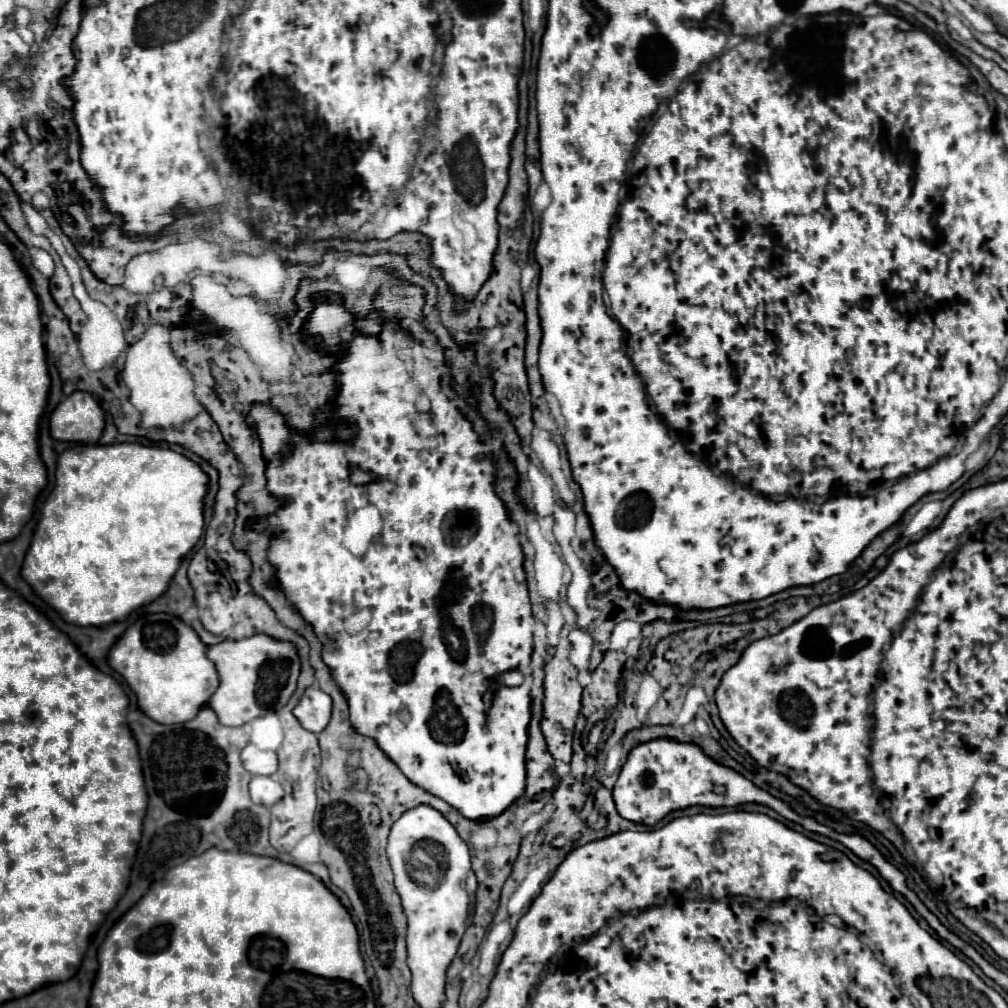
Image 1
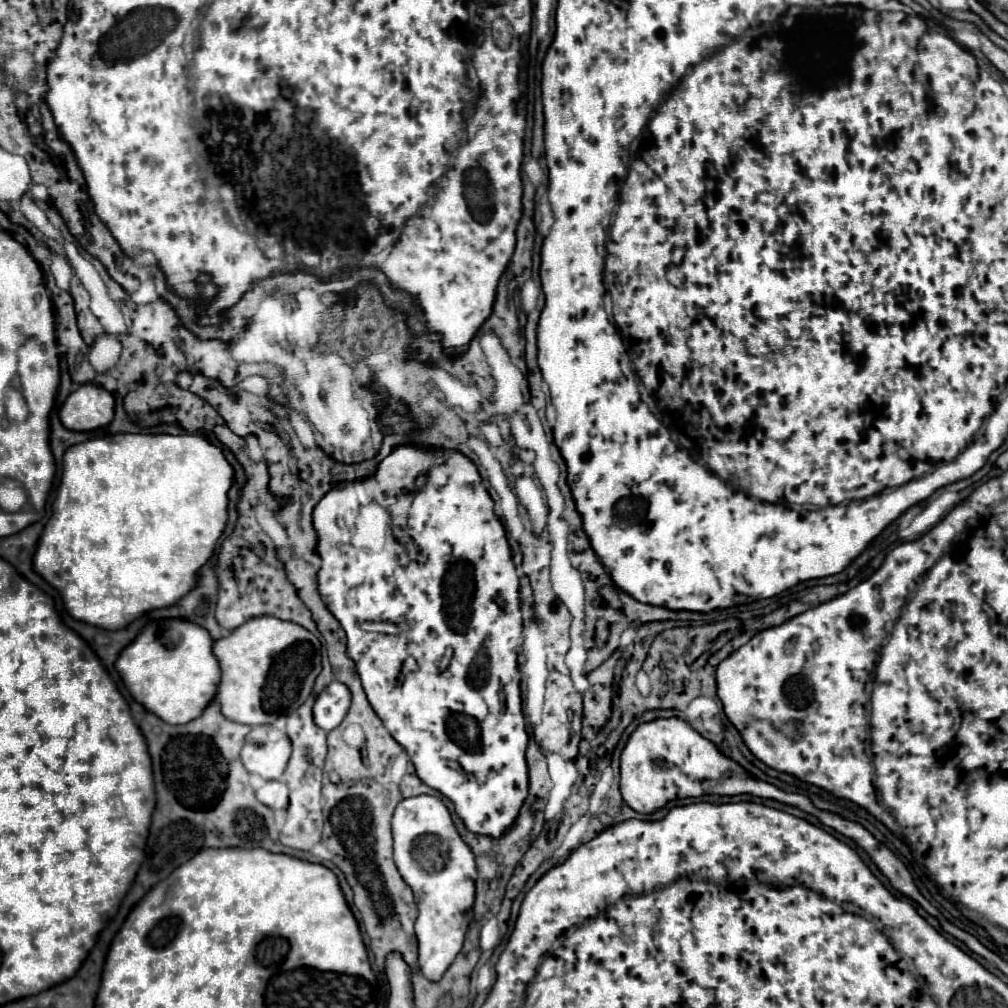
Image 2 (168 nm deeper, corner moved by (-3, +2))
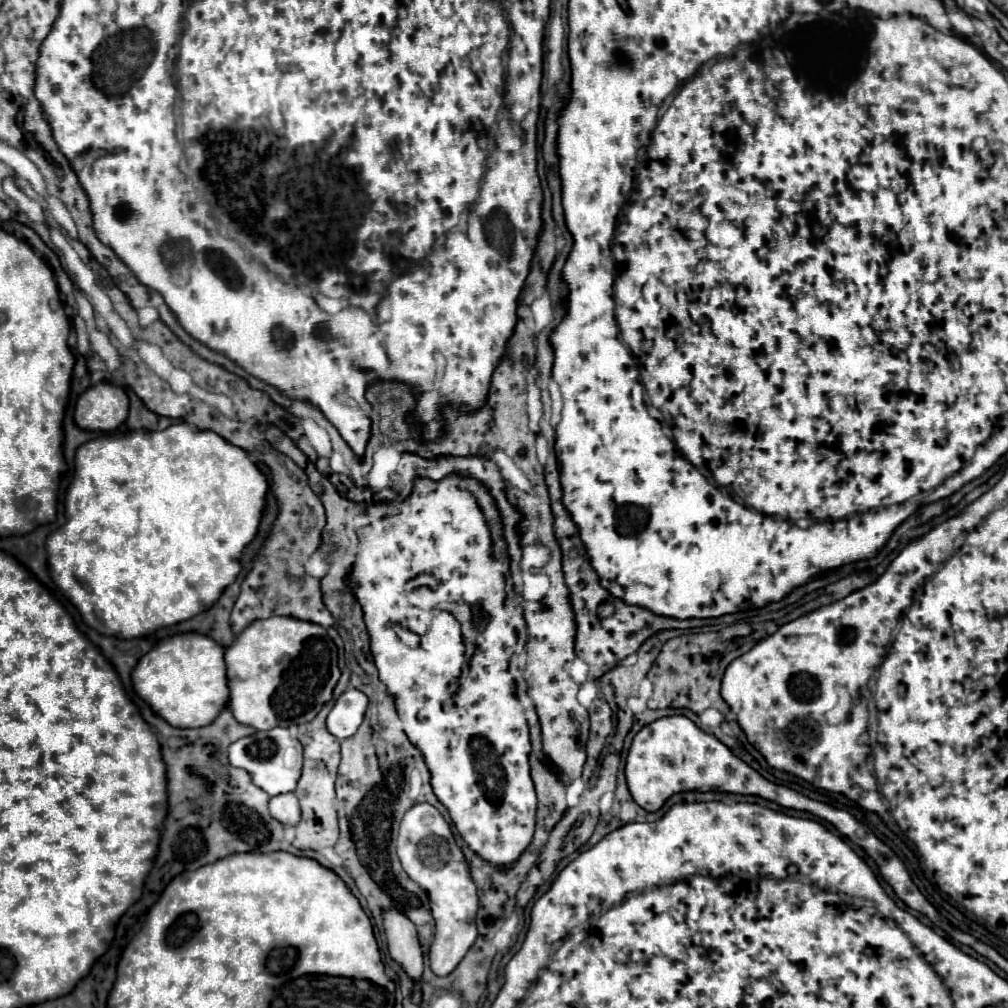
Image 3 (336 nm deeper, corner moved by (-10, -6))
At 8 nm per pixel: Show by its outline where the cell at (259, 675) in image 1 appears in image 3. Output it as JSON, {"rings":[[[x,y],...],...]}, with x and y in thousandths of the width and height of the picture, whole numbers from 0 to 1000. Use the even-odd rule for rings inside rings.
{"rings":[[[266,612],[250,616],[224,644],[224,662],[228,682],[226,701],[230,709],[234,711],[234,715],[258,725],[310,715],[321,701],[321,697],[329,693],[329,686],[337,674],[335,644],[325,626],[313,618],[290,612]]]}

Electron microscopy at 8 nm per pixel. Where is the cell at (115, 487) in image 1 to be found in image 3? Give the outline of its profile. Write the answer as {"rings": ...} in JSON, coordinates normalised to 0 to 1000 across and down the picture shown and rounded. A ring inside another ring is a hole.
{"rings":[[[177,420],[169,422],[163,428],[125,428],[115,434],[95,434],[91,438],[85,438],[75,445],[75,457],[73,457],[73,475],[67,481],[65,487],[65,519],[58,523],[46,539],[48,545],[48,559],[50,559],[50,568],[54,578],[63,586],[63,590],[77,602],[81,614],[85,620],[95,624],[101,630],[113,630],[113,632],[123,632],[123,634],[133,634],[133,632],[143,632],[147,628],[153,628],[159,622],[169,622],[181,616],[190,614],[198,606],[206,606],[210,598],[218,592],[220,584],[228,578],[234,576],[240,559],[240,547],[242,543],[254,533],[260,509],[264,503],[264,489],[266,489],[266,475],[264,471],[256,465],[252,457],[248,457],[246,449],[212,428],[196,428],[188,424],[187,420]]]}

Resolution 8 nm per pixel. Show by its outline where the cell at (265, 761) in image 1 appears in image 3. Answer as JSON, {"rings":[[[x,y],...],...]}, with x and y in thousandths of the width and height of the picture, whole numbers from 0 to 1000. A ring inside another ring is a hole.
{"rings":[[[284,721],[254,725],[226,739],[226,755],[230,761],[242,763],[254,781],[272,791],[294,783],[300,765],[300,737],[294,731],[290,731]]]}

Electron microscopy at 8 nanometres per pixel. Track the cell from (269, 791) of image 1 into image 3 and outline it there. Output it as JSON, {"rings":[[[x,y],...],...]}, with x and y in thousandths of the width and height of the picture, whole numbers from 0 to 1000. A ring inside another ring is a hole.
{"rings":[[[280,787],[268,793],[268,809],[280,818],[294,818],[298,814],[298,799],[292,787]]]}

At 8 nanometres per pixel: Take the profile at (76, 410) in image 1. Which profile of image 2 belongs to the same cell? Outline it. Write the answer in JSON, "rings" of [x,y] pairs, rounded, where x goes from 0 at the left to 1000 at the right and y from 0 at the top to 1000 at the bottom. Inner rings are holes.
{"rings":[[[86,380],[66,394],[59,416],[70,428],[92,428],[112,418],[112,404],[114,396],[108,388]]]}

